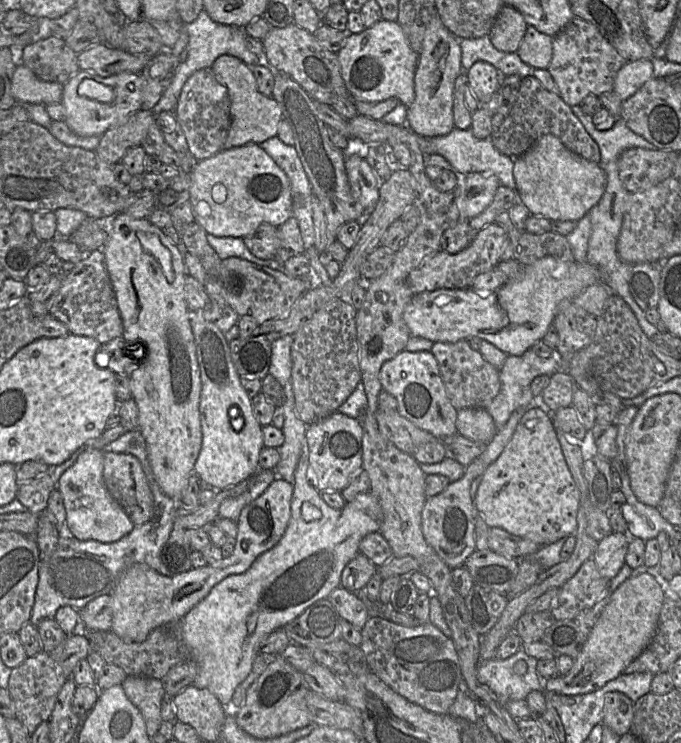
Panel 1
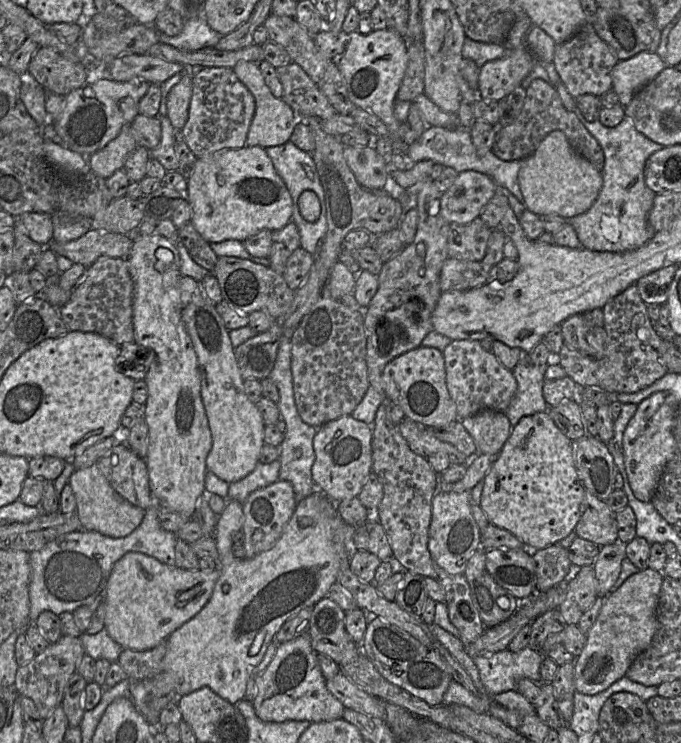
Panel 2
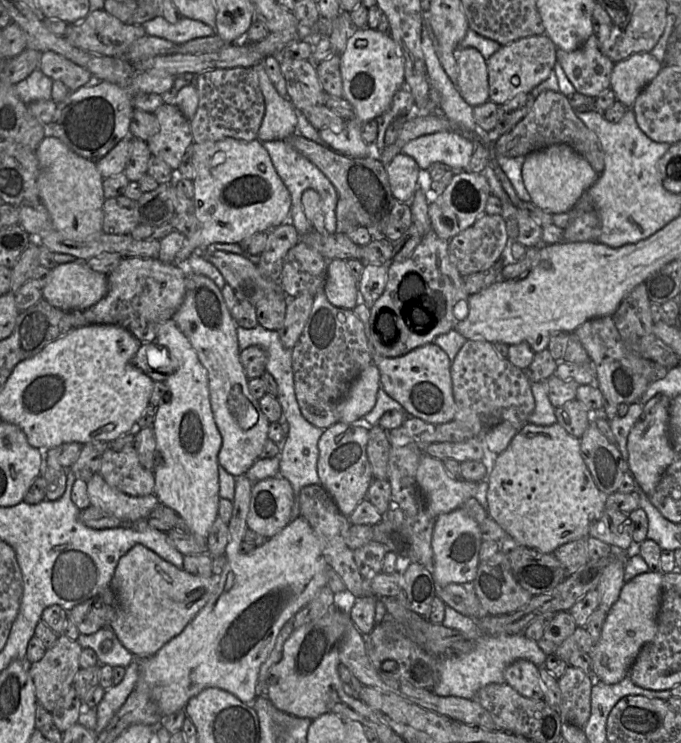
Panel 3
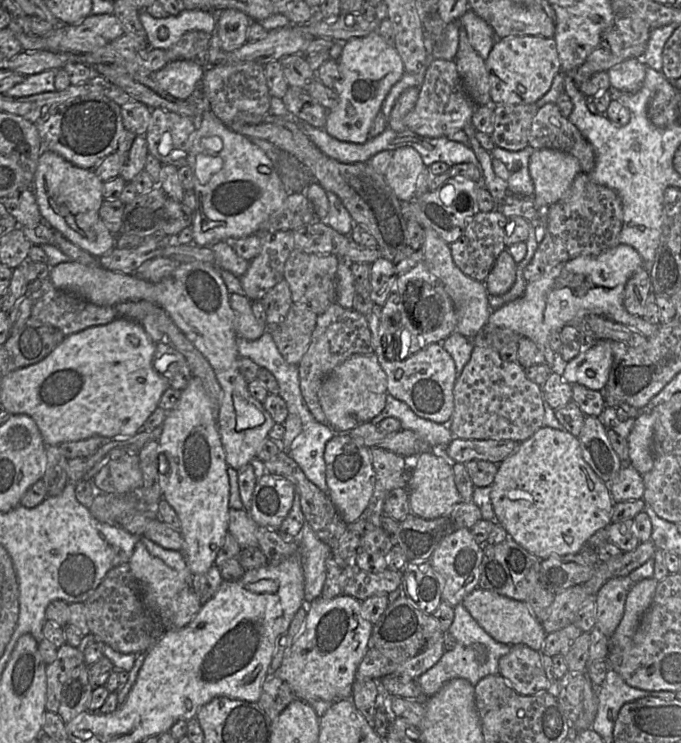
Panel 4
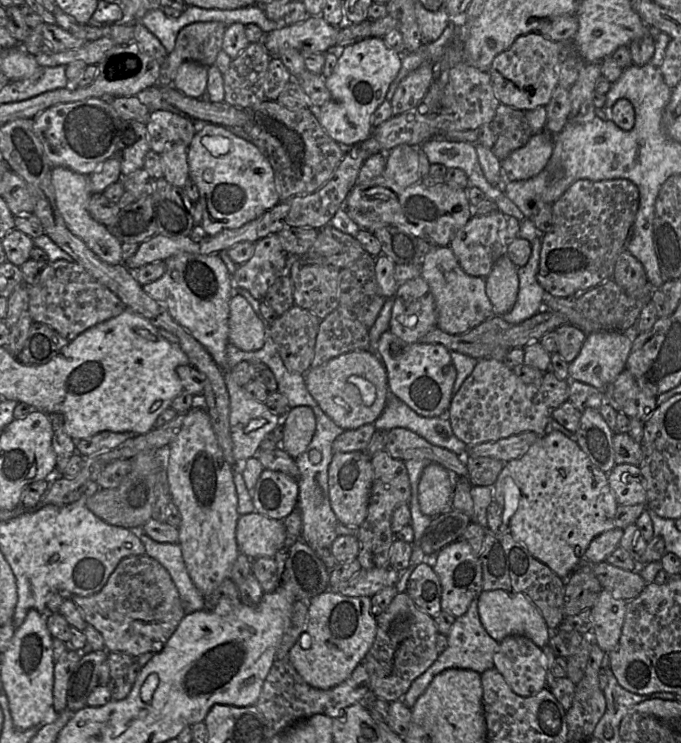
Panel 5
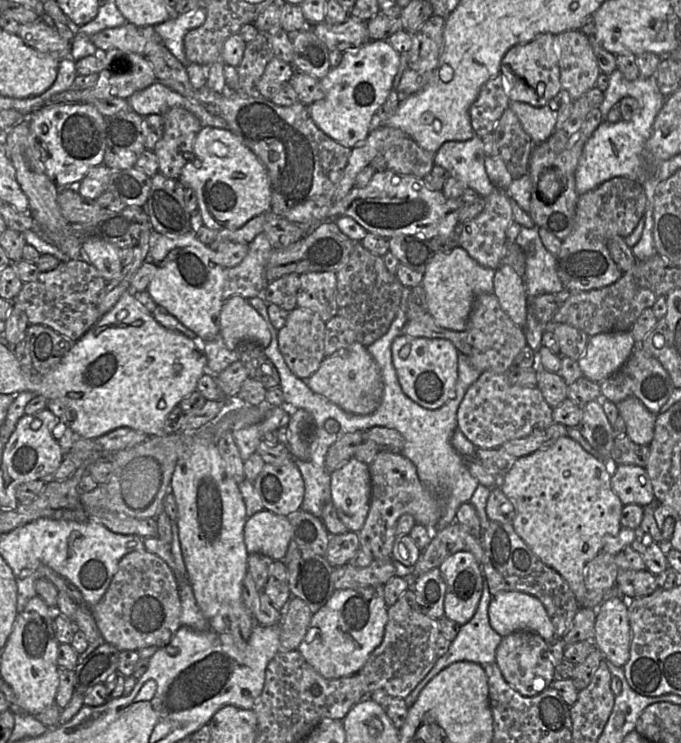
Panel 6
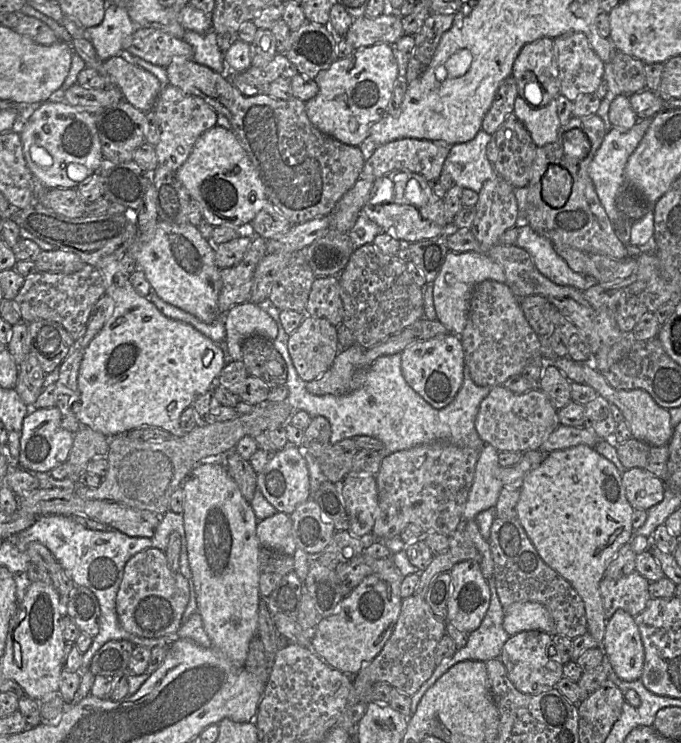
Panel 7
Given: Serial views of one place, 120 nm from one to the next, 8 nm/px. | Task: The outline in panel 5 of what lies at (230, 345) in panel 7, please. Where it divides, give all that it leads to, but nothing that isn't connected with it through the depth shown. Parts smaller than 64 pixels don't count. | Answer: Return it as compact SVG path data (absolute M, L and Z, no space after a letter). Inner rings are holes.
M240 294L230 300L229 342L243 351L261 349L266 341L264 322Z

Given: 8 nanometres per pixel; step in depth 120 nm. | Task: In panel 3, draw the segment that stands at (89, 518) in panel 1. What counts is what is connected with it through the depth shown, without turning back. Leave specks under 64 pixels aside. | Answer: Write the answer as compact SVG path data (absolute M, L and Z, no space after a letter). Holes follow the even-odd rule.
M99 473L87 481L87 493L90 506L131 522L143 520L159 504L155 494L136 497L110 487Z

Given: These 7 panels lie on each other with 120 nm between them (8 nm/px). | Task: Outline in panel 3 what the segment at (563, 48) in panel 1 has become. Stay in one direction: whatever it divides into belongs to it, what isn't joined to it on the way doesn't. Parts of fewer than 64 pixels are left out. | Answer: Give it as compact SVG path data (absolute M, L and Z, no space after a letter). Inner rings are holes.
M596 34L574 51L557 48L556 58L577 93L596 99L610 89L615 63L600 51Z

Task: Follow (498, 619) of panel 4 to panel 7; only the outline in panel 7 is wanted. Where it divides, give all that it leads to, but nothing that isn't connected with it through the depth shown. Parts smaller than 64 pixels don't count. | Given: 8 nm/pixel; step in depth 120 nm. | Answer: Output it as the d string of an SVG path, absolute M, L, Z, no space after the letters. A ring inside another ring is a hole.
M517 602L504 613L503 628L510 636L529 630L551 633L554 627L549 611L538 602Z

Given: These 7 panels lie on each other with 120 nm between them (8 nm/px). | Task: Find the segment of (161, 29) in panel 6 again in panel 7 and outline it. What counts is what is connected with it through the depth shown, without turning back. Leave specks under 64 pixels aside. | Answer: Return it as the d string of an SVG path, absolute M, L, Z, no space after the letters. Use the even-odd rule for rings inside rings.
M187 30L182 39L193 48L194 62L220 73L225 78L225 56L217 44L217 34L214 30L203 34Z

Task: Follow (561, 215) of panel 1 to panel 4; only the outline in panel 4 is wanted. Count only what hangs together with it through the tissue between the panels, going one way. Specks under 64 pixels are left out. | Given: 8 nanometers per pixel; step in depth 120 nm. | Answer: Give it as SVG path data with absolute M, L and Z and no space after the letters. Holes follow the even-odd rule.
M537 149L529 159L529 174L534 184L533 201L540 211L558 202L568 191L575 177L582 172L576 157L561 150Z

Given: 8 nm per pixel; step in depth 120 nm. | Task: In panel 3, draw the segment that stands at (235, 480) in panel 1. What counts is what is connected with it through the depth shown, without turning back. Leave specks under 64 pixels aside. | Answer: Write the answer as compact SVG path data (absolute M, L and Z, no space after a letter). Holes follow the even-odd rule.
M188 272L186 294L172 318L188 338L208 374L213 417L222 437L218 464L234 477L245 475L259 458L268 439L267 417L248 389L248 380L240 361L237 326L221 289L210 278Z

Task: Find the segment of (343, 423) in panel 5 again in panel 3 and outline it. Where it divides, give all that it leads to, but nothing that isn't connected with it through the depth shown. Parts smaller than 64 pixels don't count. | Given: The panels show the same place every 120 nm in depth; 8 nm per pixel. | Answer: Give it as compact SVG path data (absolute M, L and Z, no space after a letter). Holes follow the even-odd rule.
M372 362L360 373L338 404L339 421L354 424L363 419L374 408L380 388L380 371Z

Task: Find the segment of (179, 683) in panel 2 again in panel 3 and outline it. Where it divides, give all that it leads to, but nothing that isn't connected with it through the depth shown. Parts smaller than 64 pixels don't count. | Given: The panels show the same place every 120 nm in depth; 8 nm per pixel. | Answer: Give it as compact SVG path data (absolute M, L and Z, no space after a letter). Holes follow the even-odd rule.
M240 475L236 477L235 485L232 516L227 524L229 539L224 554L227 560L218 577L215 591L179 635L168 641L153 656L144 658L141 662L137 684L147 687L163 715L183 710L192 697L209 687L225 690L243 703L252 703L257 697L259 669L273 650L282 627L327 585L328 564L322 554L317 536L302 516L291 521L278 534L250 554L240 553L240 545L248 529L247 517L254 484L246 475Z

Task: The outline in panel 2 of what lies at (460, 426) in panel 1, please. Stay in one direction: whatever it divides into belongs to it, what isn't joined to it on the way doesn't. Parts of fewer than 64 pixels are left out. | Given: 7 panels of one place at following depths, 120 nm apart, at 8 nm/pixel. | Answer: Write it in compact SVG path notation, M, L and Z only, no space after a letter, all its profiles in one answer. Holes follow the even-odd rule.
M482 410L461 420L473 438L478 453L497 456L508 440L513 426L503 412Z

